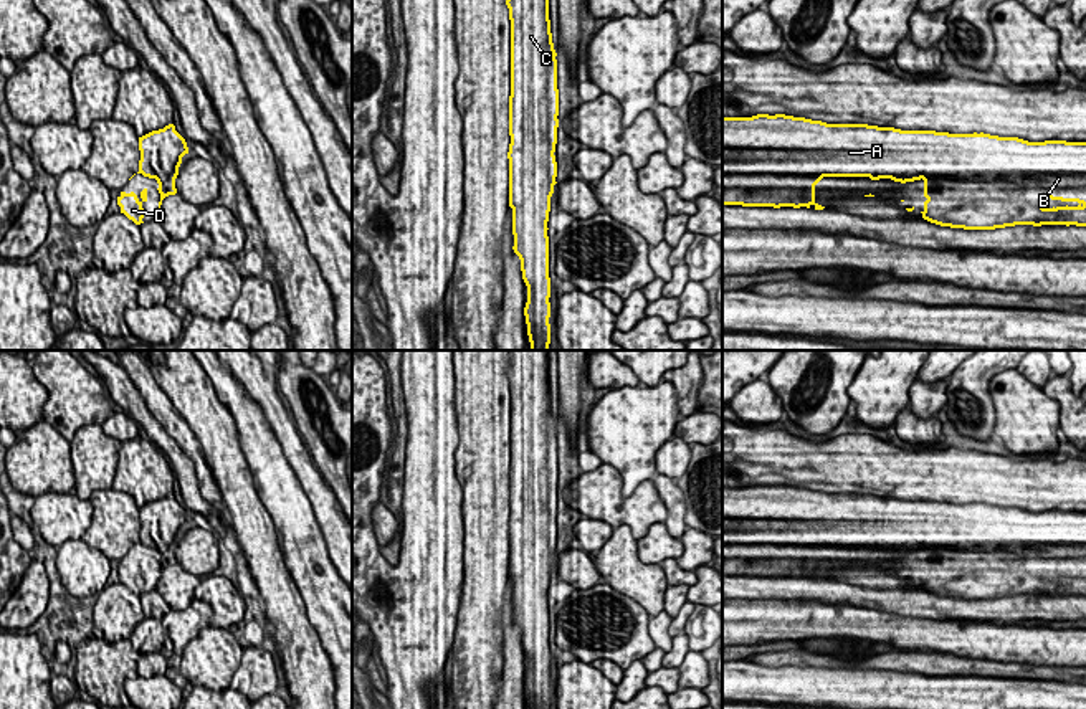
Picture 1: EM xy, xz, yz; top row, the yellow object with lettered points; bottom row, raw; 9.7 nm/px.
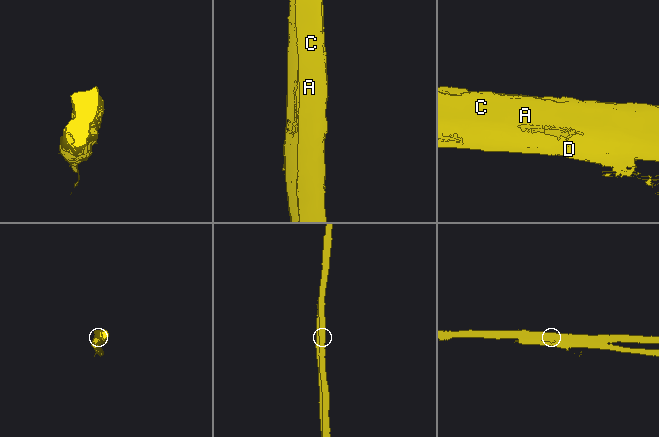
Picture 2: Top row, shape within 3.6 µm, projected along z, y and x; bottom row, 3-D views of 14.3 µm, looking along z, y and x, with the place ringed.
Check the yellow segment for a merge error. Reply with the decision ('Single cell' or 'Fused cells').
Fused cells

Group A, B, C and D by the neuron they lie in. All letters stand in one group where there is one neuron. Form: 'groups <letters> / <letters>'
groups A B / C D

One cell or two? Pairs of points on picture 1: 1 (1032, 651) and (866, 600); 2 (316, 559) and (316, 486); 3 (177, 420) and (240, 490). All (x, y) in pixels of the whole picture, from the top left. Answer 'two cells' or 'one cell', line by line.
1: two cells
2: two cells
3: two cells

